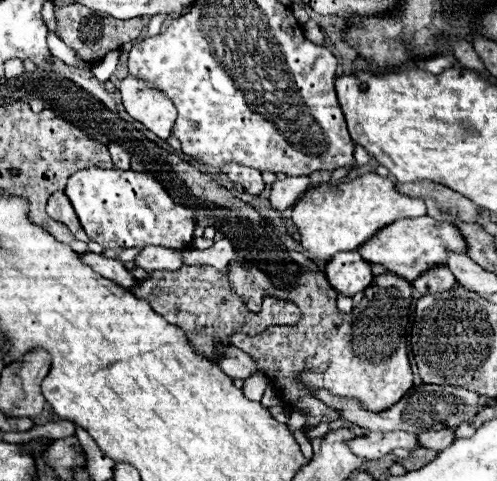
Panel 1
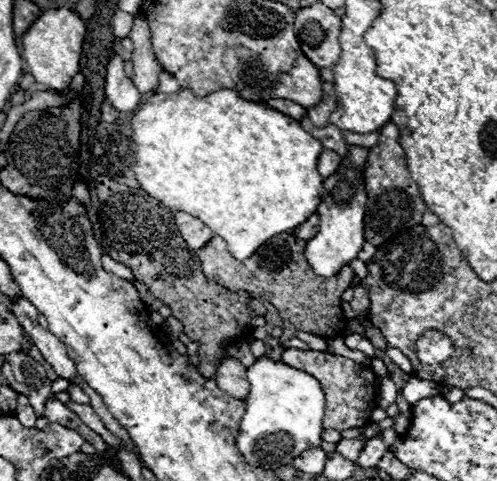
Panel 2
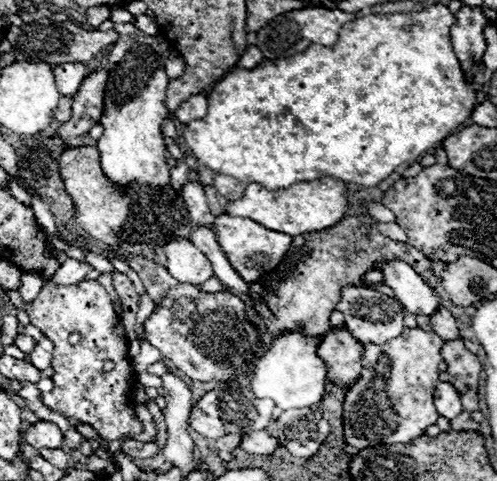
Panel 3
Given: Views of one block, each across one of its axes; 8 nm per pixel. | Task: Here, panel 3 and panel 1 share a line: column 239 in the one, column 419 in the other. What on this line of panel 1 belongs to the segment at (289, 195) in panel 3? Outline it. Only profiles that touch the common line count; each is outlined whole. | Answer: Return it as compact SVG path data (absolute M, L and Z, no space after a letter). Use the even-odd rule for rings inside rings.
M364 174L354 178L352 182L344 184L320 184L304 192L302 200L294 204L292 208L292 222L298 226L298 232L302 234L302 246L314 256L314 258L332 258L338 252L352 252L360 244L364 244L368 238L372 238L380 228L386 224L400 220L400 218L418 218L426 214L426 206L422 200L408 198L394 188L392 178L382 178L378 174Z

